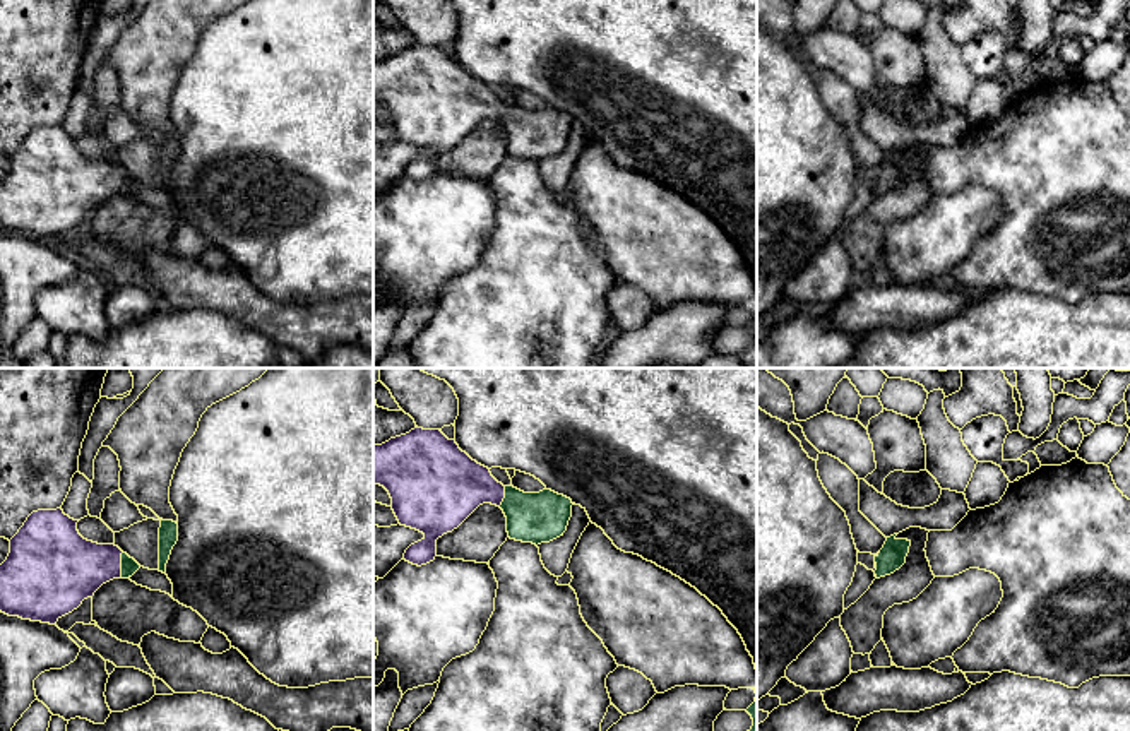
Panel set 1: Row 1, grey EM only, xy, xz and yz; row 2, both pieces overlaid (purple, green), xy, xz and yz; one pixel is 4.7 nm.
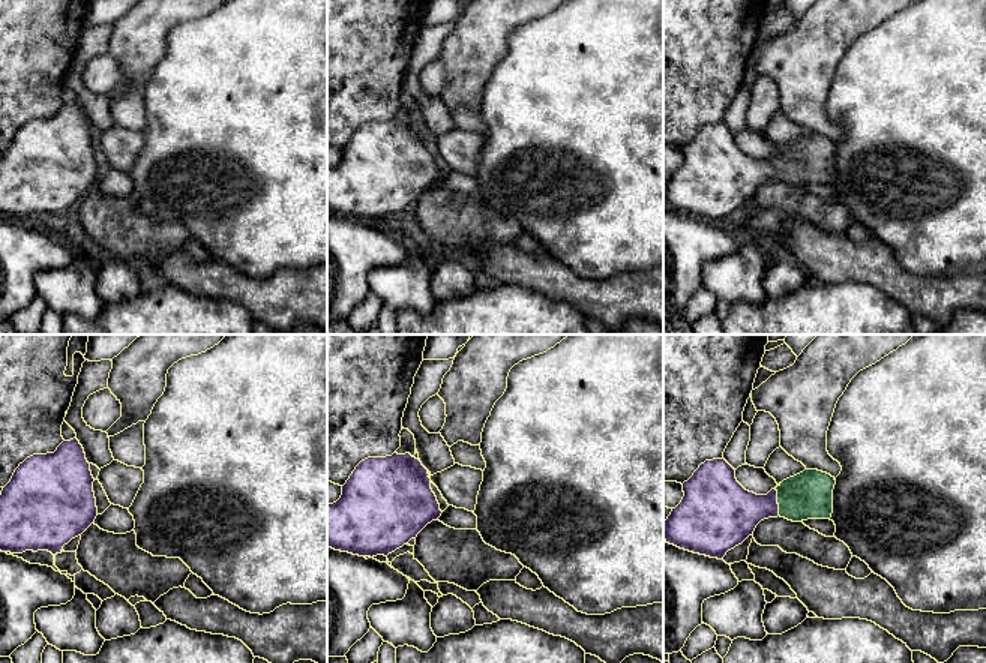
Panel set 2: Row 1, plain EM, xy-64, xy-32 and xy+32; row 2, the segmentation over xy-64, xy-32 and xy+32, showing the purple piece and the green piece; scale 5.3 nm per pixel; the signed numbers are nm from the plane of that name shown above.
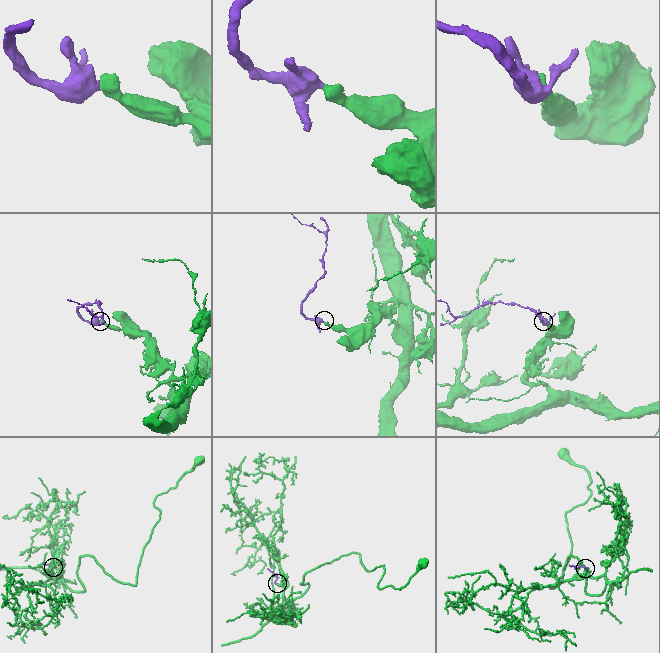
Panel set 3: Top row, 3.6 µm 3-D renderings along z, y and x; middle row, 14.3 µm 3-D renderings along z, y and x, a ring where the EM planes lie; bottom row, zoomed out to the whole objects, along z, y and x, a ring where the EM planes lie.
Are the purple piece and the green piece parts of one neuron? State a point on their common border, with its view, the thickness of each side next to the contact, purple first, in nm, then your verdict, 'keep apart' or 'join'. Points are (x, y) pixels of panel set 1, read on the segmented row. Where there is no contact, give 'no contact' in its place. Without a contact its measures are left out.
contact xy (120, 565); calibres 320 and 80 nm; join

